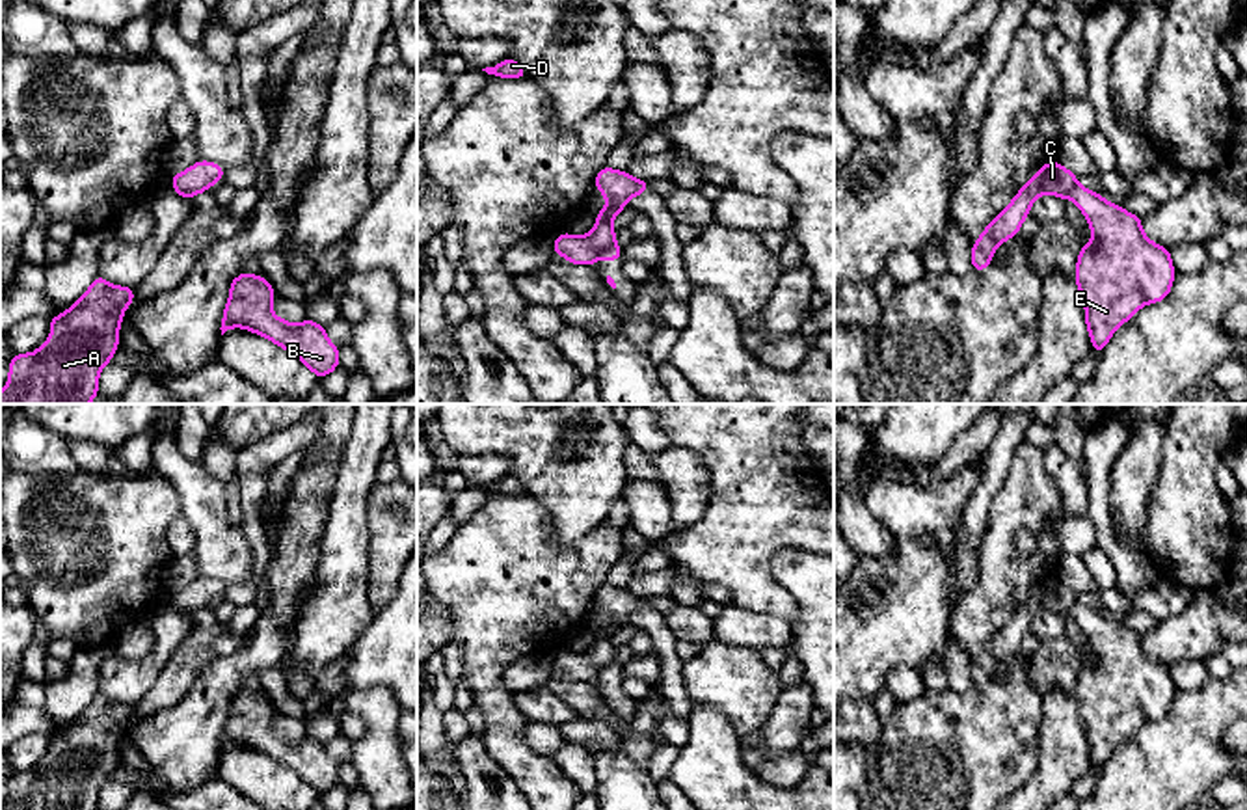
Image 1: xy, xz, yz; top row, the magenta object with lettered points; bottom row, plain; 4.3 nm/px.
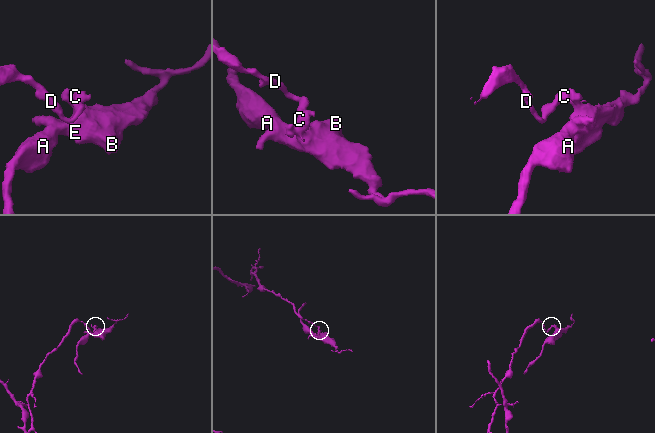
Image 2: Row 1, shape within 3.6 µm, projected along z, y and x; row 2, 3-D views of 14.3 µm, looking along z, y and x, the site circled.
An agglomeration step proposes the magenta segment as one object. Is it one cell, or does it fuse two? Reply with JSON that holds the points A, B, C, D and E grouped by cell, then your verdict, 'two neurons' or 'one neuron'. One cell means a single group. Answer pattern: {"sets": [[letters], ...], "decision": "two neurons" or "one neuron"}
{"sets": [["A", "B", "E"], ["C", "D"]], "decision": "two neurons"}

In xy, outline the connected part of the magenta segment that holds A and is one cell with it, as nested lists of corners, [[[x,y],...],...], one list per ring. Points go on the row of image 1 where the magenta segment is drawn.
[[[97,276],[84,296],[52,317],[50,339],[9,361],[0,404],[89,404],[99,395],[99,372],[119,344],[125,309],[134,287],[117,287]]]

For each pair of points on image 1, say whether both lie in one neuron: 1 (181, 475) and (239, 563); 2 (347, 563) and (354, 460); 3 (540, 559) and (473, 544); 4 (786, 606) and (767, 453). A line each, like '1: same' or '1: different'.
1: same
2: same
3: same
4: same

